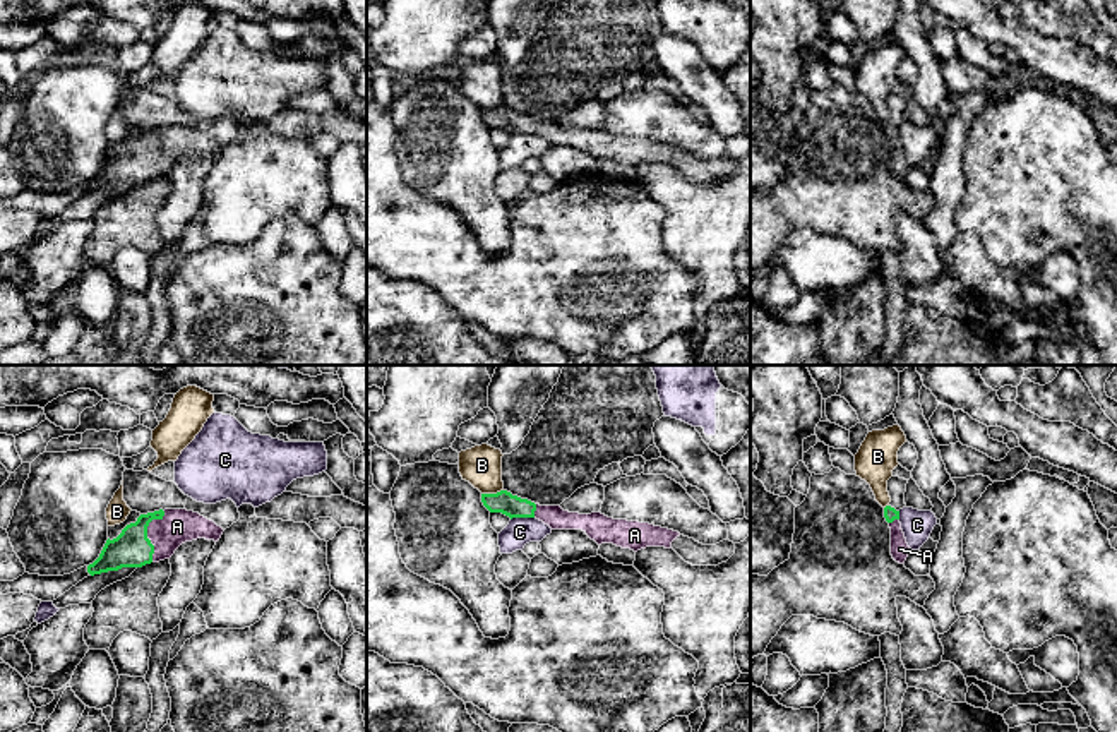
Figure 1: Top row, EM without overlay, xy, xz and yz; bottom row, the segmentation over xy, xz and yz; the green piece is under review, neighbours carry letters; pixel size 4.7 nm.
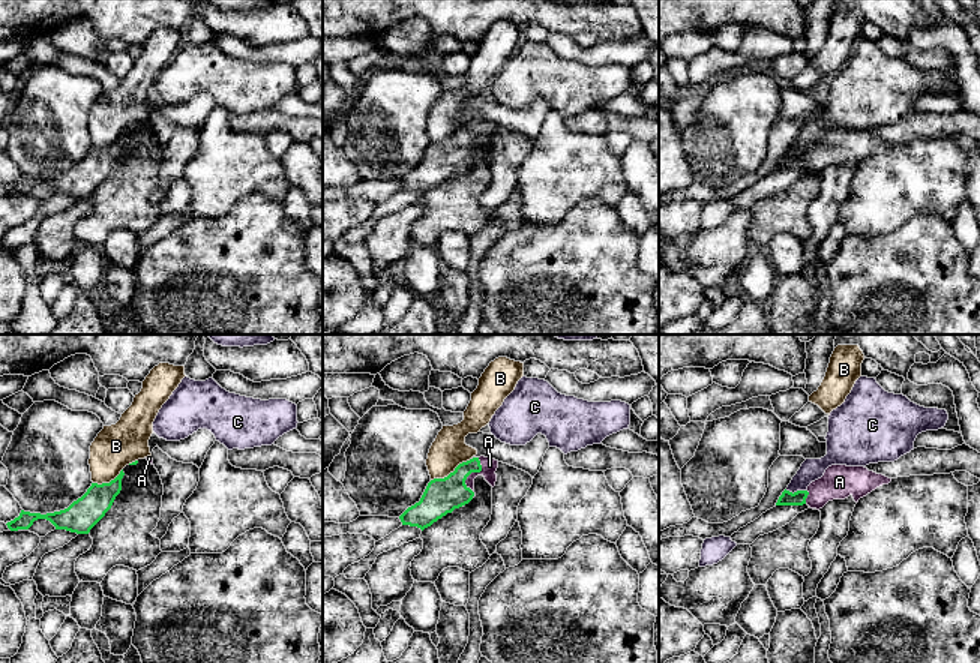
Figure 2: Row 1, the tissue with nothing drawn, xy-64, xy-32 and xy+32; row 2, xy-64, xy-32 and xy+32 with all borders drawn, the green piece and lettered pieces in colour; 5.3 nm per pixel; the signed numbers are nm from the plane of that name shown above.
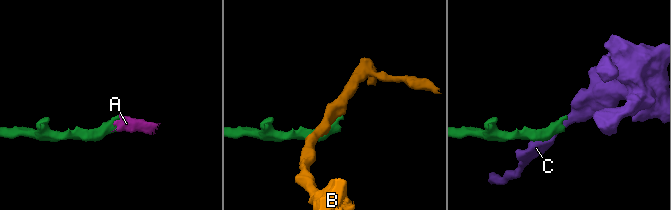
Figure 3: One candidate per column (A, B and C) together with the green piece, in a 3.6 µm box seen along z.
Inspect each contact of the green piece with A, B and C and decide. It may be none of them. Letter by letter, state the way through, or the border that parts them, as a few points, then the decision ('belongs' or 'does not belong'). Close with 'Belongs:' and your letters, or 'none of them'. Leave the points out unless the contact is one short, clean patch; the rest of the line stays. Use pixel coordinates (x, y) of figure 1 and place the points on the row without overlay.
A: way xy (131, 165), (146, 150), (160, 150), (177, 143); belongs
B: does not belong
C: border xz (533, 132), (514, 132), (511, 136); does not belong
Belongs: A

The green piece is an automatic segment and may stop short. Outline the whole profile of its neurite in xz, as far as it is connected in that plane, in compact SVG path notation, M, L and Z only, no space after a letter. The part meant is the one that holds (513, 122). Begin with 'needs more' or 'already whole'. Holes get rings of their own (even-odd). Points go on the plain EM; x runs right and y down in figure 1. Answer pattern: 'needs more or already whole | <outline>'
needs more | M507 106L481 110L481 118L490 129L512 134L536 134L552 146L582 146L598 161L613 159L634 168L646 163L673 165L692 182L718 182L735 170L735 159L728 154L716 161L702 161L678 147L649 139L613 135L601 129L579 130L560 122L540 122Z

